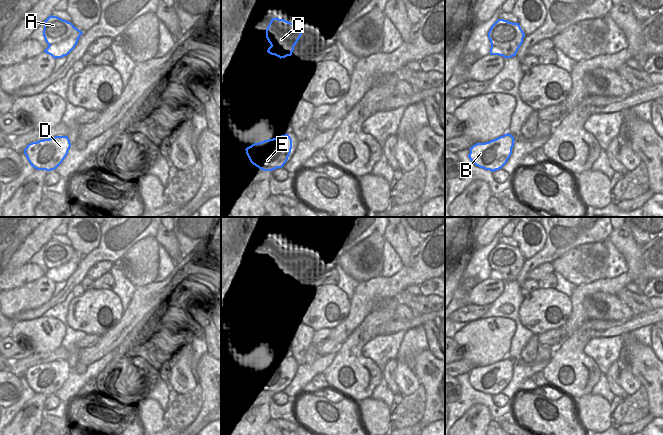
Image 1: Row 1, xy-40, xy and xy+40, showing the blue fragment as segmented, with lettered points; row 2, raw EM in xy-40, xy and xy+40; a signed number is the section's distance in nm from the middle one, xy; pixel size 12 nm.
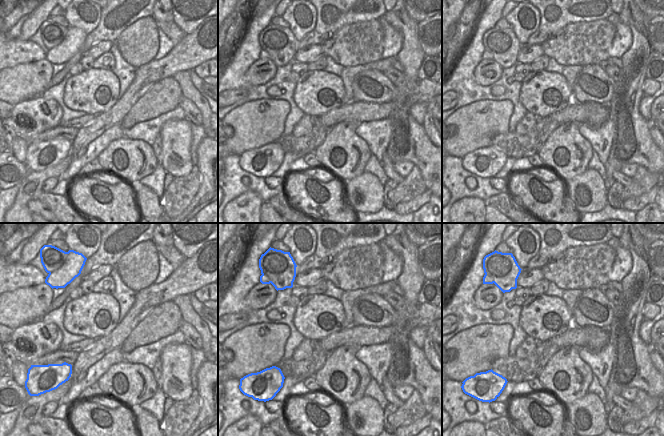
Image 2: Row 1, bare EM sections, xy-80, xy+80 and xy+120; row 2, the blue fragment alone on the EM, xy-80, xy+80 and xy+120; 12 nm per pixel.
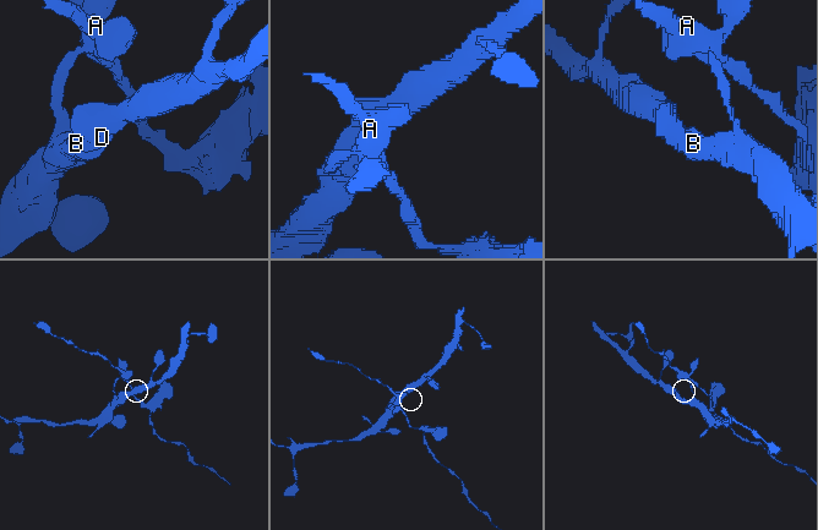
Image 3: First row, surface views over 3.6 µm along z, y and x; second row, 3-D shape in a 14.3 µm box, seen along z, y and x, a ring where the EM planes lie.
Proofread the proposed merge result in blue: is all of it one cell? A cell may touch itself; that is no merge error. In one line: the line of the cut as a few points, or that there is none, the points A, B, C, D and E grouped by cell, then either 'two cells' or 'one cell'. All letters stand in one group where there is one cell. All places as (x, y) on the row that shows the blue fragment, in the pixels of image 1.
cut xy-40 (75, 27), (66, 38), (49, 45); groups A C / B D E; two cells

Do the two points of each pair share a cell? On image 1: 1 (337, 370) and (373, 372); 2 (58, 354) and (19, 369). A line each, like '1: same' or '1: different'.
1: same
2: same

